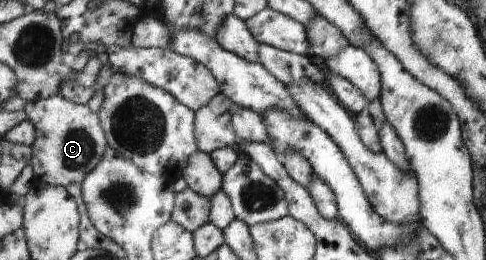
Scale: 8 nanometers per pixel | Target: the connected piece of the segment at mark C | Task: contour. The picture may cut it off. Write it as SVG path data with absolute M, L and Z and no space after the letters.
M61 95L26 103L24 111L33 126L36 127L36 140L30 146L32 157L29 163L33 167L37 184L61 185L64 187L75 183L81 185L89 172L99 164L105 149L108 147L98 114L91 112L87 105L74 103Z

